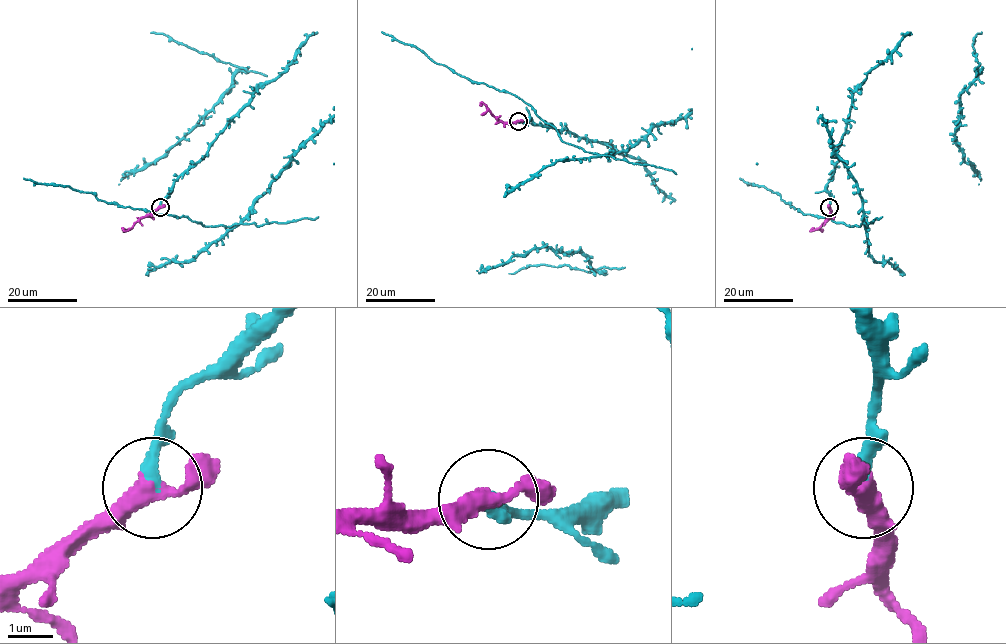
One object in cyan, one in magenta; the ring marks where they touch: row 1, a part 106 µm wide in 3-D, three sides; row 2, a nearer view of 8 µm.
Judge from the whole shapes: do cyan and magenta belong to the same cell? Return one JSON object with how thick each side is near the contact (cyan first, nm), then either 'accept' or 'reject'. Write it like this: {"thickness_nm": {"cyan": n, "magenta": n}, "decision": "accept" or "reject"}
{"thickness_nm": {"cyan": 300, "magenta": 360}, "decision": "accept"}

